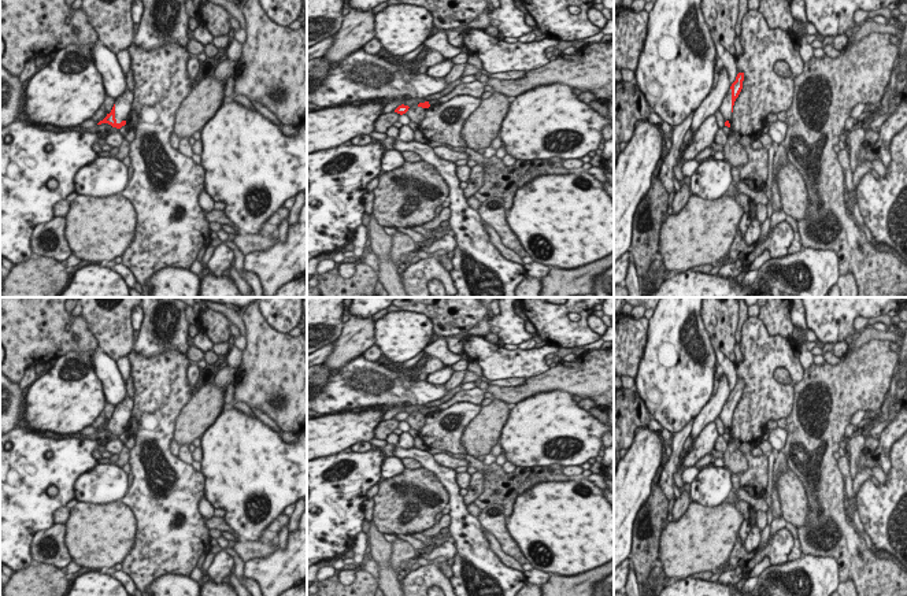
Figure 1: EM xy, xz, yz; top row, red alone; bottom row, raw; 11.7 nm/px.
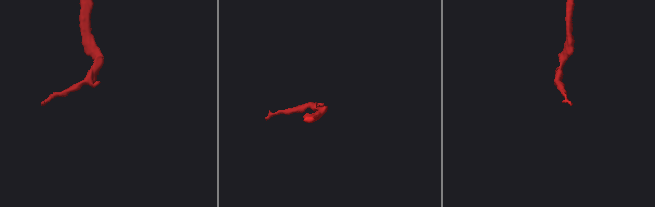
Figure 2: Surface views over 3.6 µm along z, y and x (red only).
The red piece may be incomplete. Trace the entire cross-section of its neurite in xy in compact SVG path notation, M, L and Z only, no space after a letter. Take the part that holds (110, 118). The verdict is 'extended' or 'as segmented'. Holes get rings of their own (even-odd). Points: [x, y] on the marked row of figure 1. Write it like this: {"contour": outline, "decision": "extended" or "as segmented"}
{"contour": "M126 89L118 99L107 116L100 121L97 125L108 123L112 127L121 129L126 125L129 112L132 111L133 92Z", "decision": "extended"}

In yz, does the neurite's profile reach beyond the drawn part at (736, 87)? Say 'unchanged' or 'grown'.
grown

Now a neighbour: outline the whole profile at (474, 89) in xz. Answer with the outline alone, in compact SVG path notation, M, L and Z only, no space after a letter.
M478 79L470 84L460 84L455 86L449 93L441 96L438 100L436 100L436 104L443 104L448 100L451 100L455 96L459 95L467 95L475 99L481 99L481 95L484 93L485 85L481 84Z

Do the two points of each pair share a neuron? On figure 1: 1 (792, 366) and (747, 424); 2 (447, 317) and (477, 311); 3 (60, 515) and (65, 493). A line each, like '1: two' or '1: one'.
1: one
2: one
3: two

